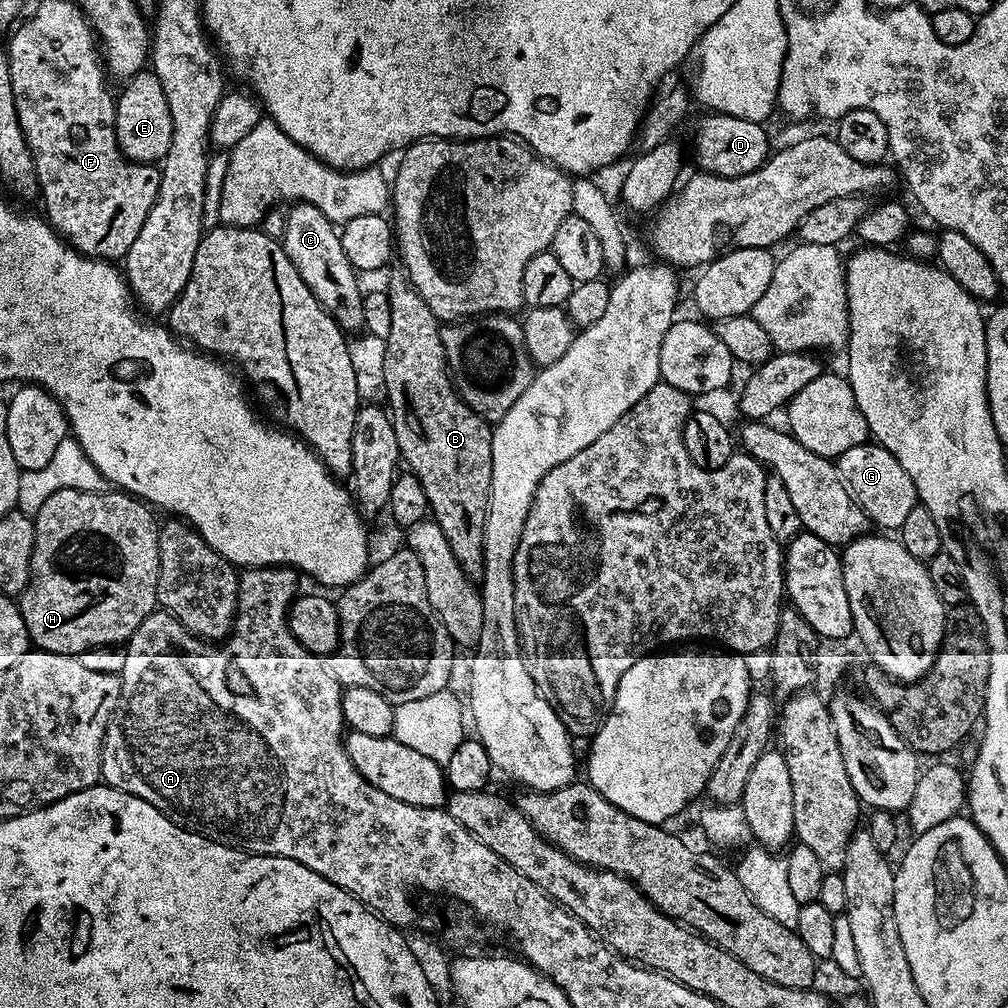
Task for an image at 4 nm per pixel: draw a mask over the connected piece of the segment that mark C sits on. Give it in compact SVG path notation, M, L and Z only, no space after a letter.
M293 203L285 215L285 232L283 238L284 252L294 262L302 282L310 286L314 298L322 305L332 319L345 330L363 329L362 287L356 279L358 273L353 268L350 258L346 258L346 250L342 250L342 242L337 225L309 204Z

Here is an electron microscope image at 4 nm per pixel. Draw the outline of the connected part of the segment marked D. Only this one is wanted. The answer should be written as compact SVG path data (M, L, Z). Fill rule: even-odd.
M712 112L704 114L696 124L696 133L692 136L692 152L696 155L696 168L701 172L709 172L715 176L741 176L750 174L754 170L761 168L768 161L774 145L768 141L767 127L758 122L750 122L746 118L734 118L725 116L723 112Z

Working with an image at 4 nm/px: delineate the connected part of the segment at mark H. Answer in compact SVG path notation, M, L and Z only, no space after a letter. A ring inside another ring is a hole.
M58 490L58 494L50 494L46 502L42 502L42 510L34 517L34 550L30 558L30 574L27 586L18 597L18 605L26 630L29 631L31 643L41 652L79 656L81 652L91 648L101 648L104 644L123 645L132 637L134 630L142 626L142 622L157 607L156 587L159 574L158 538L161 525L156 522L153 509L143 500L137 500L126 492L105 490L103 492L83 492L82 490Z

